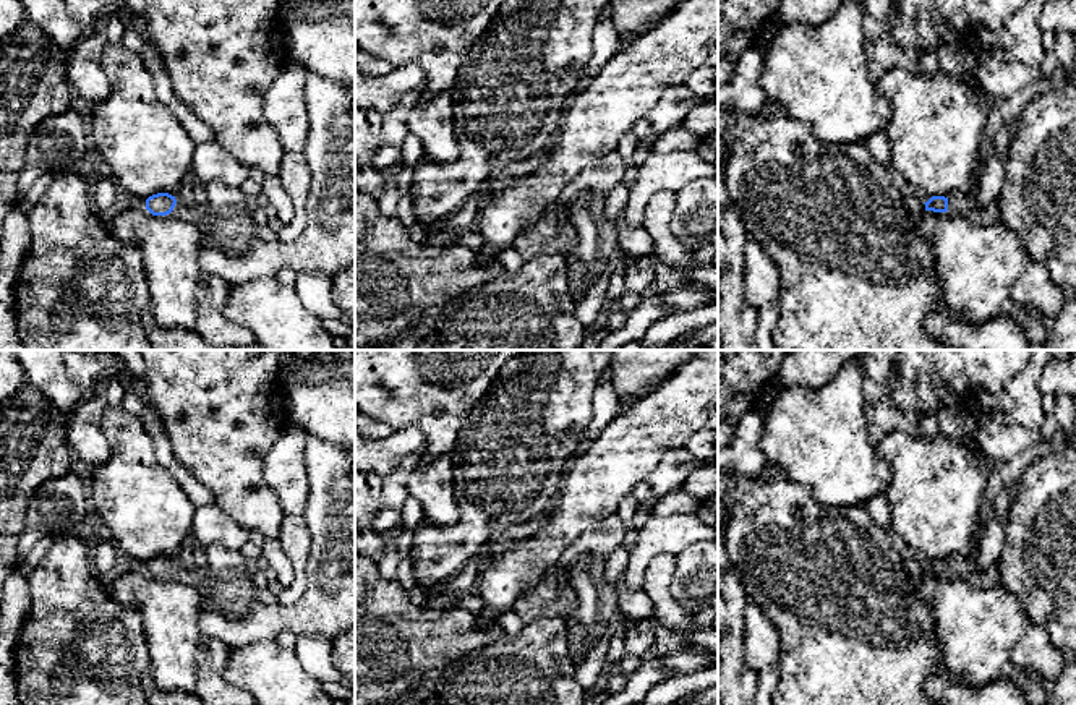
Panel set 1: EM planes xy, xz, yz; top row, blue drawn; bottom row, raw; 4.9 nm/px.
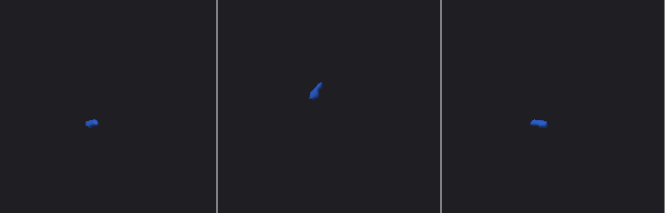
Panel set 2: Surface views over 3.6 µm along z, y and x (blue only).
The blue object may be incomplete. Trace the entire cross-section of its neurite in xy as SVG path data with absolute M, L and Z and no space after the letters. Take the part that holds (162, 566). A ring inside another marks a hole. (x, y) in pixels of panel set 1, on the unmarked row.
M157 556L146 562L146 572L152 579L167 579L173 574L175 567L177 567L175 559L169 556Z

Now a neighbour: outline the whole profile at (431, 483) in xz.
M423 455L407 480L407 489L408 496L421 504L431 523L450 527L457 522L459 507L454 498L450 455Z

